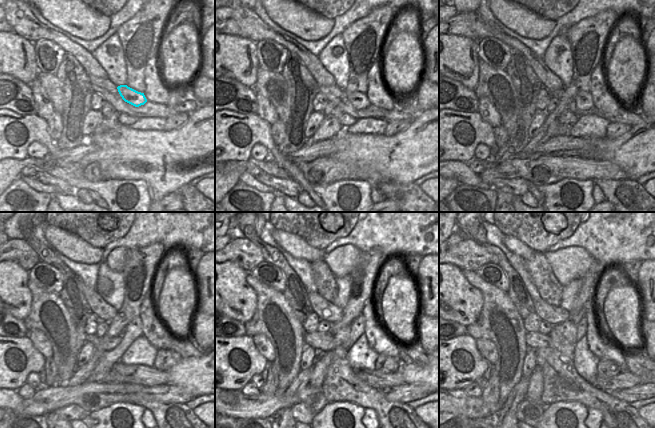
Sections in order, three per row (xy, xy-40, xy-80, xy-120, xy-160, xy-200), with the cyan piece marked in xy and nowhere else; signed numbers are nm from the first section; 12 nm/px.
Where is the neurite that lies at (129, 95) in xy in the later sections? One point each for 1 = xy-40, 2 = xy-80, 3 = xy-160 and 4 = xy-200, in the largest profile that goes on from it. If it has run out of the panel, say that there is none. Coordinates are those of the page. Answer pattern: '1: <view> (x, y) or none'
1: xy-40 (359, 100)
2: xy-80 (583, 101)
3: xy-160 (357, 326)
4: xy-200 (581, 328)

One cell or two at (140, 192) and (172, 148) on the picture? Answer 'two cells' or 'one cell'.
two cells

